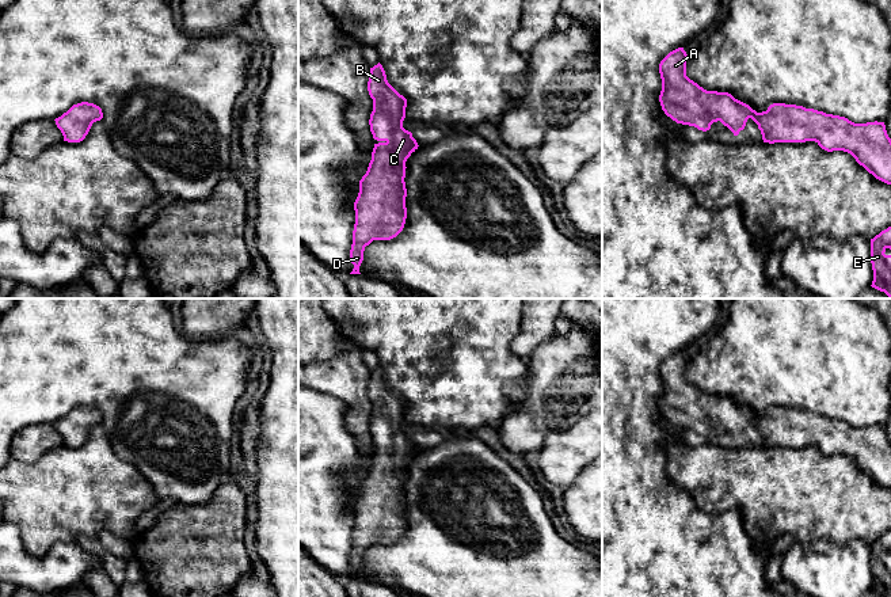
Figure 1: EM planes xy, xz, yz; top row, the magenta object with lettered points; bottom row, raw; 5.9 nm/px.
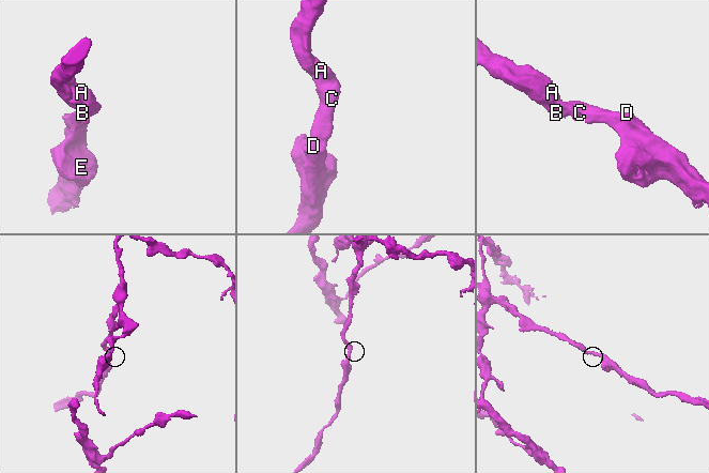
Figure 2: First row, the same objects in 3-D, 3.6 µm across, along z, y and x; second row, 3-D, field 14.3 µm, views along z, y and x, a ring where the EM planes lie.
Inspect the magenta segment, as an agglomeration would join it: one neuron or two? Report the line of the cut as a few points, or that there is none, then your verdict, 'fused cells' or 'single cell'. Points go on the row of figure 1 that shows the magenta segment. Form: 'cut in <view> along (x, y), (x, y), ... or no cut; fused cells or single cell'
no cut; single cell

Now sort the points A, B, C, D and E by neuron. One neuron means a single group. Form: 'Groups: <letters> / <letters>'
Groups: A B C D E

